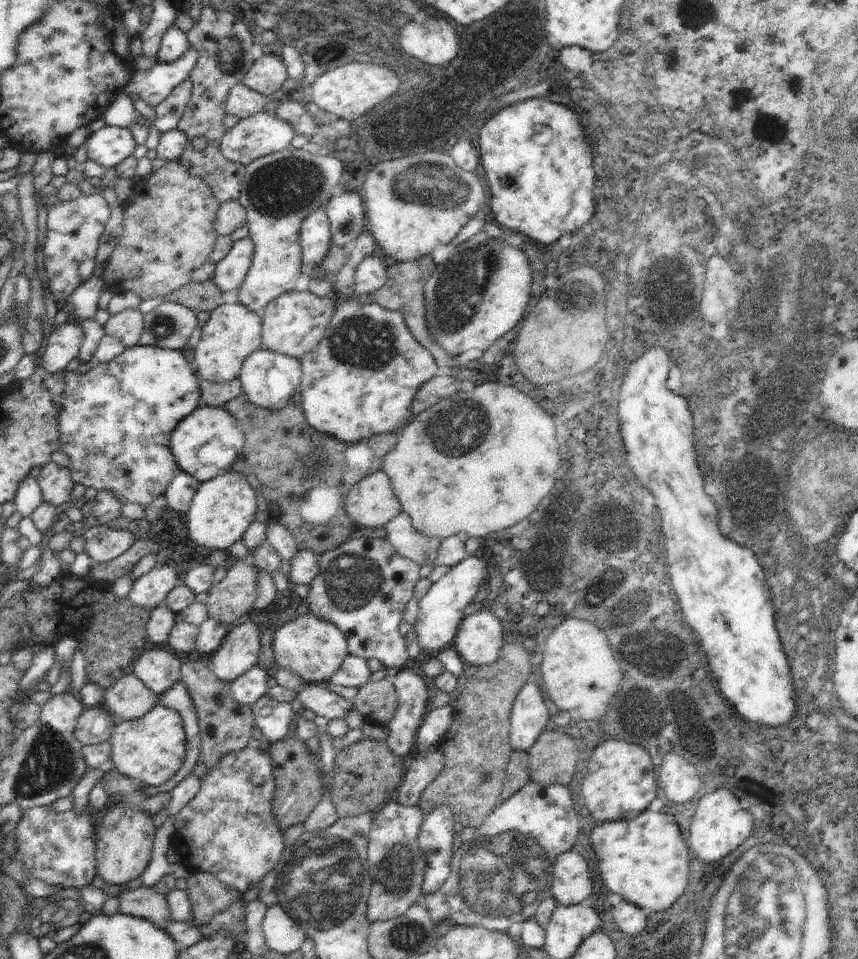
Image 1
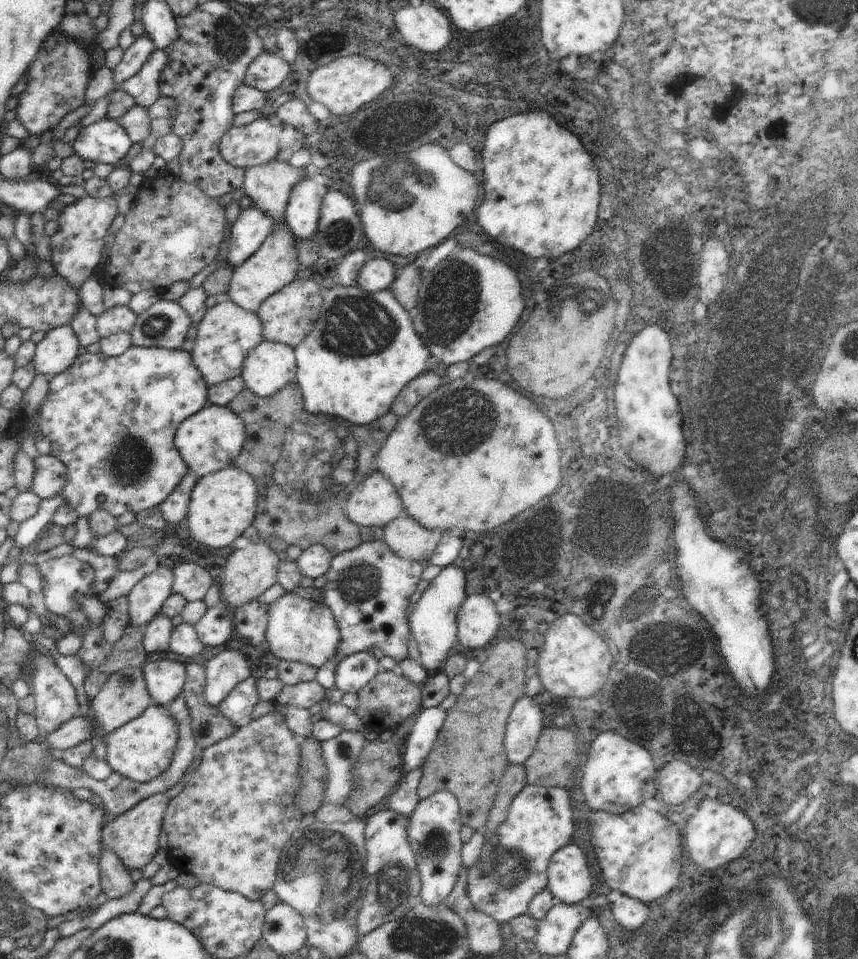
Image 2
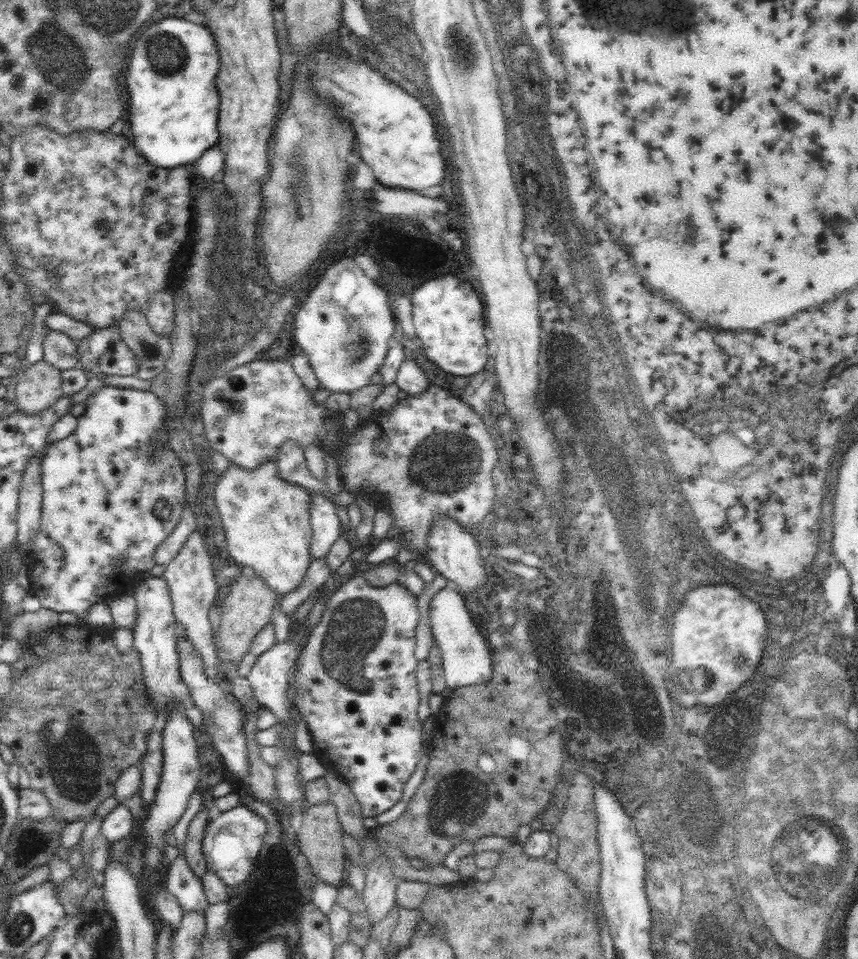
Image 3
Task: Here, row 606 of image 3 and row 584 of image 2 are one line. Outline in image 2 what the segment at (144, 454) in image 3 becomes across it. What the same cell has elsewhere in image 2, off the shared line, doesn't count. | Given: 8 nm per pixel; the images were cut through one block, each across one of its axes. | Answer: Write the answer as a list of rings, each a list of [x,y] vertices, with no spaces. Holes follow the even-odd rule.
[[[70,555],[47,560],[38,567],[41,572],[48,572],[48,578],[50,578],[50,588],[48,588],[48,592],[44,592],[45,605],[47,606],[48,612],[52,612],[52,614],[56,614],[56,616],[64,616],[64,618],[68,619],[70,623],[72,623],[70,631],[85,628],[85,639],[76,656],[90,668],[90,671],[99,667],[106,658],[108,658],[108,655],[111,654],[112,645],[104,640],[102,636],[103,627],[101,624],[97,627],[88,627],[86,616],[82,613],[82,610],[80,610],[79,605],[74,601],[75,592],[92,596],[90,584],[92,584],[94,580],[94,567]]]

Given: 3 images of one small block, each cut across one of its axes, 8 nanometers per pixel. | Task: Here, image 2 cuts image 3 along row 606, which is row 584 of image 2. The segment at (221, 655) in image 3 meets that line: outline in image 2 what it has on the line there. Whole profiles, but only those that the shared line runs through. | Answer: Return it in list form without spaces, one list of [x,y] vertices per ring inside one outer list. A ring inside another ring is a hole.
[[[260,540],[259,543],[249,543],[243,549],[236,549],[224,566],[224,576],[221,576],[222,589],[220,602],[228,603],[230,611],[256,600],[266,590],[277,583],[277,566],[280,562],[275,551],[270,548],[268,541]]]

